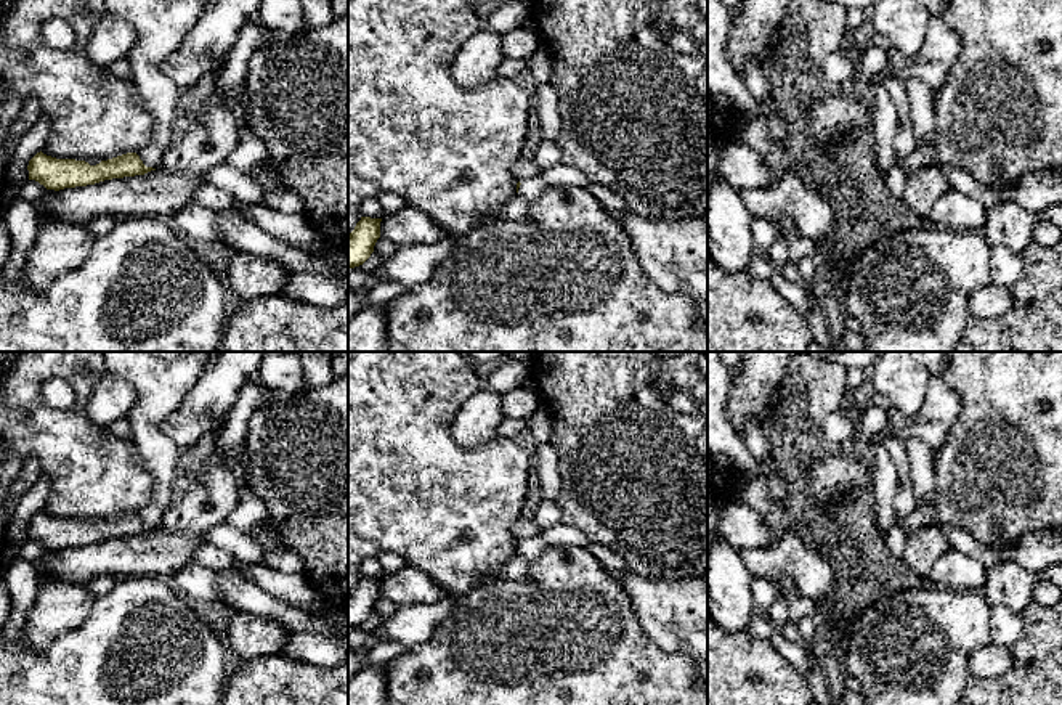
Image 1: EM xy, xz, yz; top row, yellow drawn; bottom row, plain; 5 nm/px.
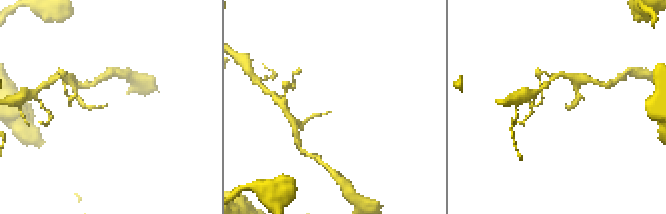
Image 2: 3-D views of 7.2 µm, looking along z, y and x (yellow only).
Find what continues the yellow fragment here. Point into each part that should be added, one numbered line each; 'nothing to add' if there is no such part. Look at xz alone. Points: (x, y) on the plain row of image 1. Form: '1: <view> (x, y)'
1: xz (531, 548)

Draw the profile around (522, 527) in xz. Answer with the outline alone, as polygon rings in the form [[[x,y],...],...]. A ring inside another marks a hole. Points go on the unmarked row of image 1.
[[[518,517],[510,525],[510,532],[515,538],[523,540],[539,535],[542,530],[537,527],[537,524],[533,519]]]

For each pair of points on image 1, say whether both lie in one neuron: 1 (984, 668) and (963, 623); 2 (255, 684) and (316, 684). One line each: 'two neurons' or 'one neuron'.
1: two neurons
2: one neuron

